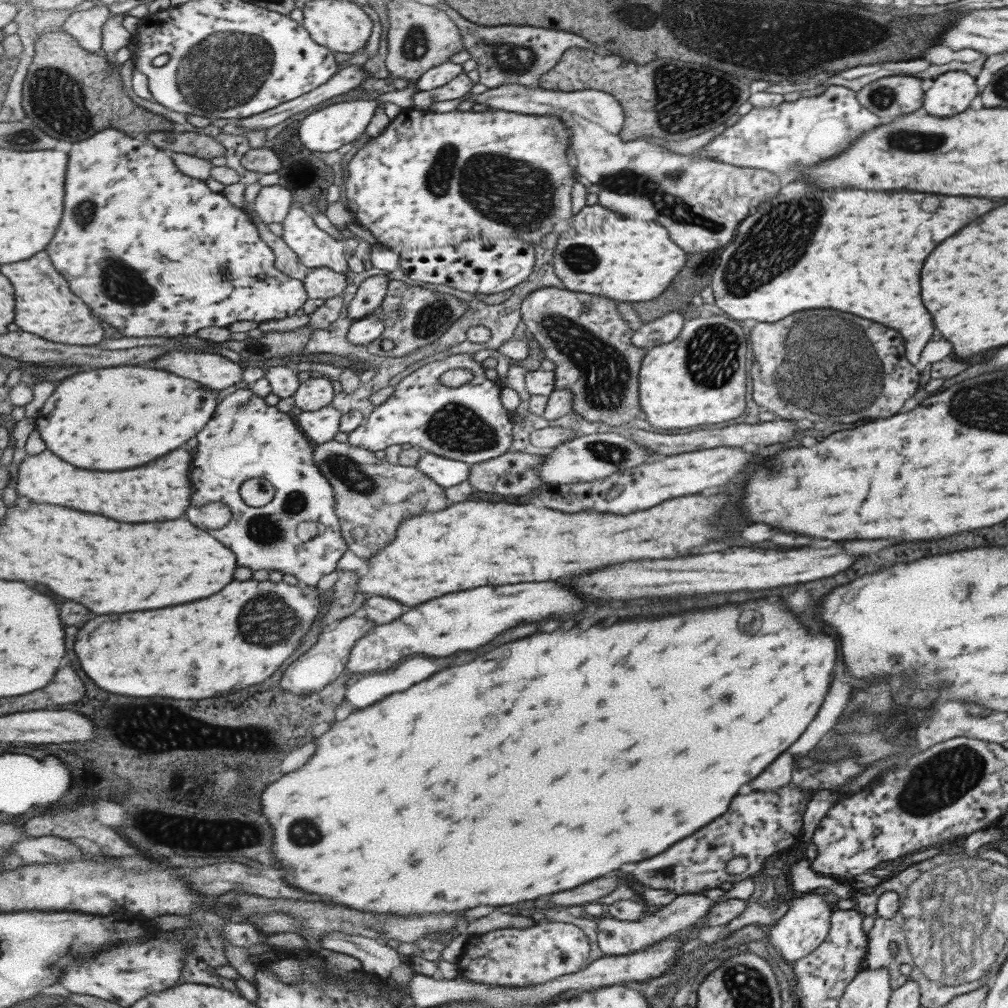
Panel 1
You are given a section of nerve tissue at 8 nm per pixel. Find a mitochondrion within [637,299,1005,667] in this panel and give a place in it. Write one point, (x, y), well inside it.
(831, 372)

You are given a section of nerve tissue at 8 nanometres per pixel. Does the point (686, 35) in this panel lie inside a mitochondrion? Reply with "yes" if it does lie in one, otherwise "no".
yes

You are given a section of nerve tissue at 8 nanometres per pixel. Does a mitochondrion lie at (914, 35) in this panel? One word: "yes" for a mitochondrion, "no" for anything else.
yes

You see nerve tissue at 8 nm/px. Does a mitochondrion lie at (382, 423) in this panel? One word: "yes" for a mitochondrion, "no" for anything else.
no

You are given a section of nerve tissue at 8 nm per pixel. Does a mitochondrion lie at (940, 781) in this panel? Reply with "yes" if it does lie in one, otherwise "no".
yes

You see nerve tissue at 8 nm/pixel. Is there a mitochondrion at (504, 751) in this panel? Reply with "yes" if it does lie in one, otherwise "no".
no

